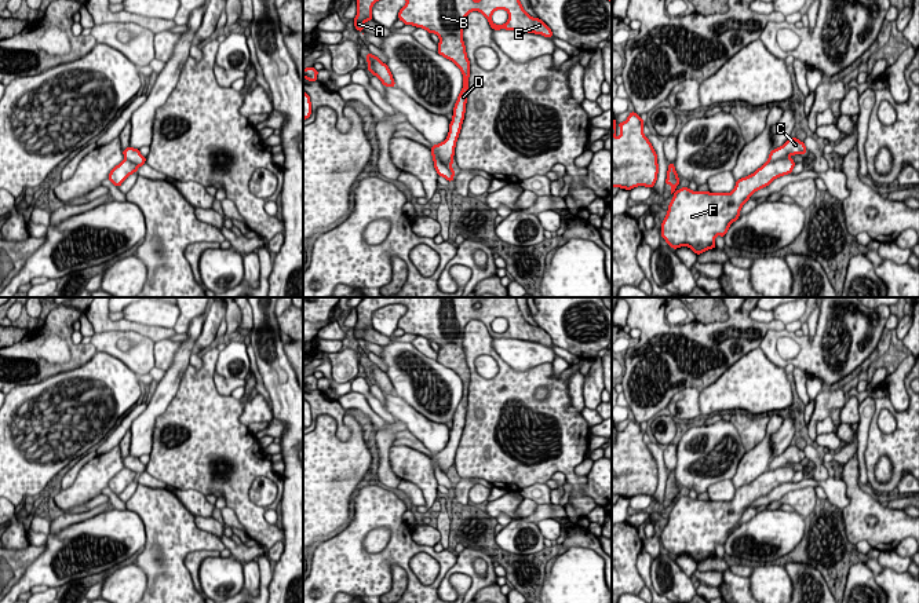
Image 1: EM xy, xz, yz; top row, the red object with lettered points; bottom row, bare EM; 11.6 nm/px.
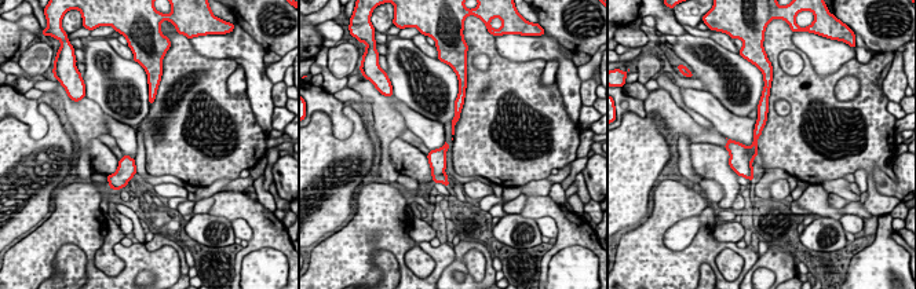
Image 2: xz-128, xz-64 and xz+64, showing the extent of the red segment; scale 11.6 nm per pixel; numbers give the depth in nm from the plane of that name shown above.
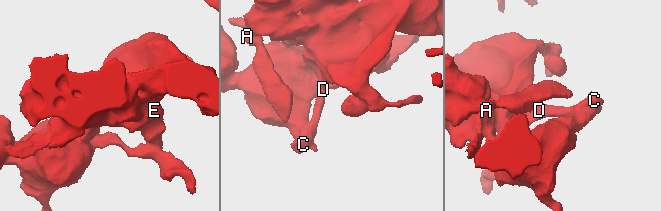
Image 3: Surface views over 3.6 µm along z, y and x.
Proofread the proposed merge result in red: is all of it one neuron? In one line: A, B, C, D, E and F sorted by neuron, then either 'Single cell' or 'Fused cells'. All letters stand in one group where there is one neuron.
Groups: A B C D E / F. Fused cells

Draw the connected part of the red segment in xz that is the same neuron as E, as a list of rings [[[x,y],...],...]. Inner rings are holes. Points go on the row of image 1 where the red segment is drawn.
[[[406,0],[400,10],[398,19],[405,25],[426,29],[440,37],[437,52],[451,59],[463,74],[463,88],[453,107],[449,132],[444,142],[434,146],[433,151],[448,167],[453,164],[455,147],[466,113],[470,61],[463,41],[463,25],[471,11],[481,12],[493,30],[519,30],[553,37],[551,29],[539,18],[530,17],[519,0]],[[496,10],[506,10],[508,19],[504,25],[492,22]]]

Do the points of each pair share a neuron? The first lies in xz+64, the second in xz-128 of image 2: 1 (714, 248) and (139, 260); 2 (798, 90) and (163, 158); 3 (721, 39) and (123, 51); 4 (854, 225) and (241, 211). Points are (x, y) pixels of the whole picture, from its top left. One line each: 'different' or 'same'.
1: same
2: same
3: same
4: different

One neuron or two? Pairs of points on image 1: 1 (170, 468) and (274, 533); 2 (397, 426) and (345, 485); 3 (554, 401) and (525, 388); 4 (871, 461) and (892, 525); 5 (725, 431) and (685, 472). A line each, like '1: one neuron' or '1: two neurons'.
1: one neuron
2: two neurons
3: one neuron
4: two neurons
5: one neuron

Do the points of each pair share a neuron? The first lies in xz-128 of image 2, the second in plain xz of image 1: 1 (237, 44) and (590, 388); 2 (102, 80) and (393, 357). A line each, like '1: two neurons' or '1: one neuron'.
1: two neurons
2: one neuron

